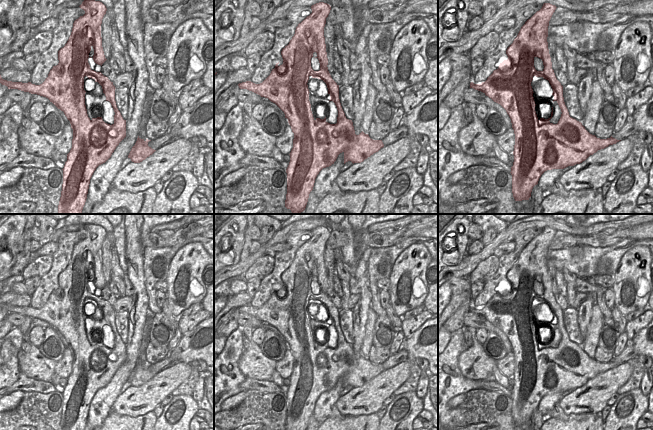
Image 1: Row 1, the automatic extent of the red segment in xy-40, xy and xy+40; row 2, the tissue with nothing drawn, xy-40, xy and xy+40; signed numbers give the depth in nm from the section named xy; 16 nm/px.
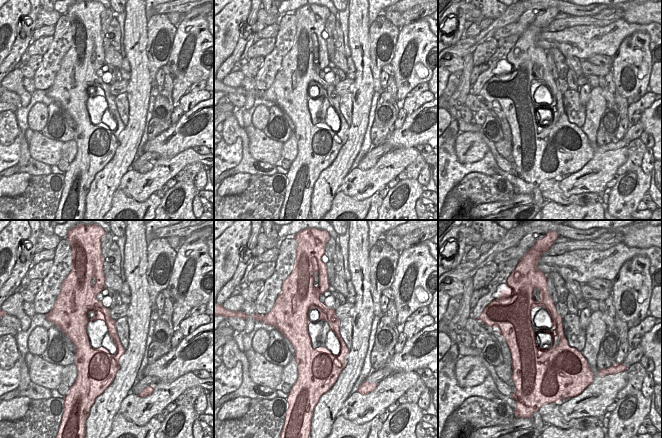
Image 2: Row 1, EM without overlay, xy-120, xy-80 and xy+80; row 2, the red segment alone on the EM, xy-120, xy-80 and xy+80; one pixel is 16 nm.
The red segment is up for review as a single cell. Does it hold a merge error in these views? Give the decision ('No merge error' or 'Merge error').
No merge error

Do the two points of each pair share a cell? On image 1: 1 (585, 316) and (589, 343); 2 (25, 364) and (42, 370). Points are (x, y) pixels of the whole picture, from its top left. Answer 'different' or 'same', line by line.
1: different
2: same

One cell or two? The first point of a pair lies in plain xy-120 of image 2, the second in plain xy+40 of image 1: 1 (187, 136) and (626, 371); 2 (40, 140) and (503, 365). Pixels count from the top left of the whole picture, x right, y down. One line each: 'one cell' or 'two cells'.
1: two cells
2: two cells

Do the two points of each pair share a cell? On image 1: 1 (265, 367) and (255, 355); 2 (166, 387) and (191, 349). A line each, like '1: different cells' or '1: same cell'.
1: same cell
2: different cells

